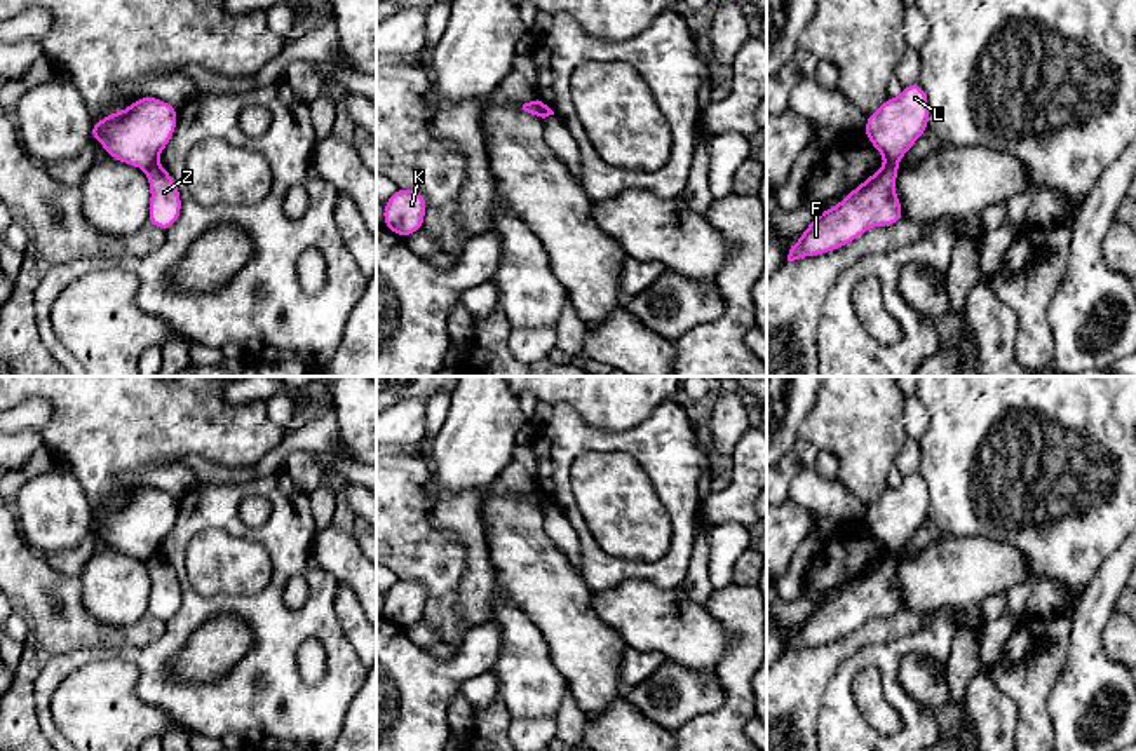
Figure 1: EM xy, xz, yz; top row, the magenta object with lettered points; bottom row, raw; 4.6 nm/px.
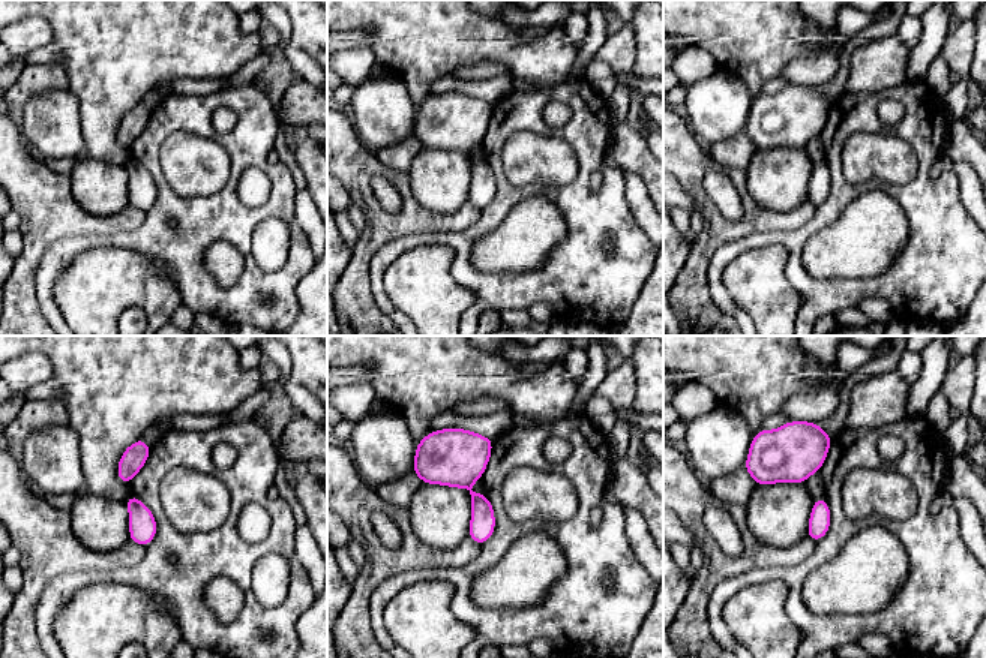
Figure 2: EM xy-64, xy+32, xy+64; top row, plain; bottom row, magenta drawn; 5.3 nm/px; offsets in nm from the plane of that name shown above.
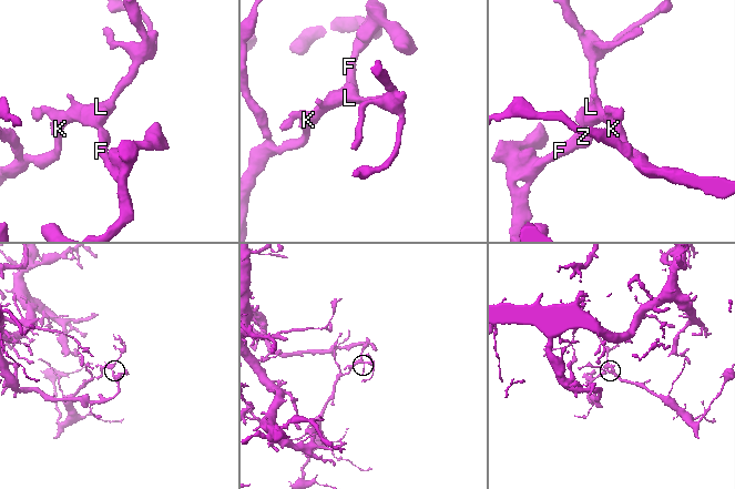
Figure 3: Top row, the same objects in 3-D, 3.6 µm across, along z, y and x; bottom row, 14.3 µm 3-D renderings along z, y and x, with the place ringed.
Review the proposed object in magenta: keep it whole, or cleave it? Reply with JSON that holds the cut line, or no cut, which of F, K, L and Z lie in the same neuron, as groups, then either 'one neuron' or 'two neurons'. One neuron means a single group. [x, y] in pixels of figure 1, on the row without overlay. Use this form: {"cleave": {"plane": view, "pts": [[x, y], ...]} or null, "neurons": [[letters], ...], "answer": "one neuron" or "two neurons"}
{"cleave": {"plane": "yz", "pts": [[885, 554], [898, 556]]}, "neurons": [["F", "Z"], ["K", "L"]], "answer": "two neurons"}

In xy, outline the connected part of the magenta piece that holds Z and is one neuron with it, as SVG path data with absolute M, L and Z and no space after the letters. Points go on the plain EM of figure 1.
M157 552L146 559L152 587L148 613L167 622L181 606L181 585L172 566Z

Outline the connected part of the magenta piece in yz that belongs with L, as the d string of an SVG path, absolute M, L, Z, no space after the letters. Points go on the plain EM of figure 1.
M915 472L904 476L899 488L887 488L876 502L868 505L864 524L880 542L885 556L899 556L904 544L927 519L927 483Z

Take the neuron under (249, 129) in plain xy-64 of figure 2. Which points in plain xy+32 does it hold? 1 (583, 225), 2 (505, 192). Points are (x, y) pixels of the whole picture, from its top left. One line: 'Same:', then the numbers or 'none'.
Same: 1, 2

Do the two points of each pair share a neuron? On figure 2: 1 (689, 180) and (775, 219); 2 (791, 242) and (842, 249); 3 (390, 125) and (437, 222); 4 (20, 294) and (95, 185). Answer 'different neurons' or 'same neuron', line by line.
1: same neuron
2: different neurons
3: different neurons
4: different neurons

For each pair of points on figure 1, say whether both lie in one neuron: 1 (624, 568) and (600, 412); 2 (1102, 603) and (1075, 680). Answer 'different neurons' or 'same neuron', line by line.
1: different neurons
2: same neuron

